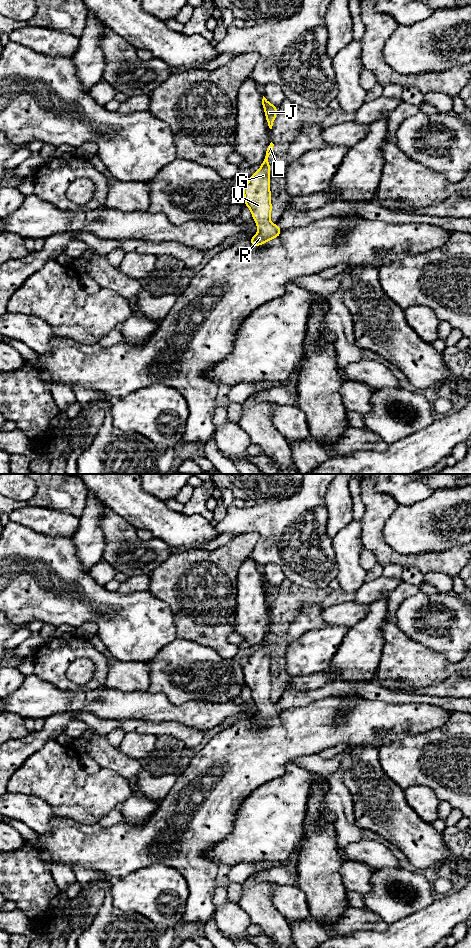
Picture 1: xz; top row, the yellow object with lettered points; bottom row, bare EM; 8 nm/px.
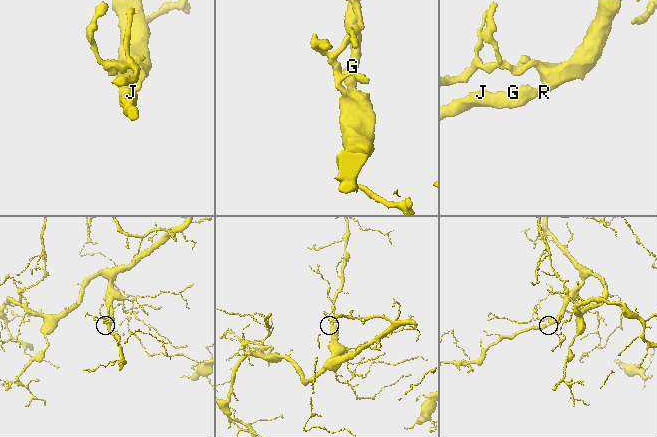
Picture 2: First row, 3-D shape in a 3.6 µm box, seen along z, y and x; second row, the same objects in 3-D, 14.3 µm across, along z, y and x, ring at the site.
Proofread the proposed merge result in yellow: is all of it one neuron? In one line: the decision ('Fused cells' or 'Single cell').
Single cell

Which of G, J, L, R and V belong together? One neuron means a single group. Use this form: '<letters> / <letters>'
G J L R V

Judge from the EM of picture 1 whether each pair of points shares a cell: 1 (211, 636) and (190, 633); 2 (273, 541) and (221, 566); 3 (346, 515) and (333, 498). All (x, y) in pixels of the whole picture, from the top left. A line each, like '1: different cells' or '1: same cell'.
1: same cell
2: different cells
3: same cell

